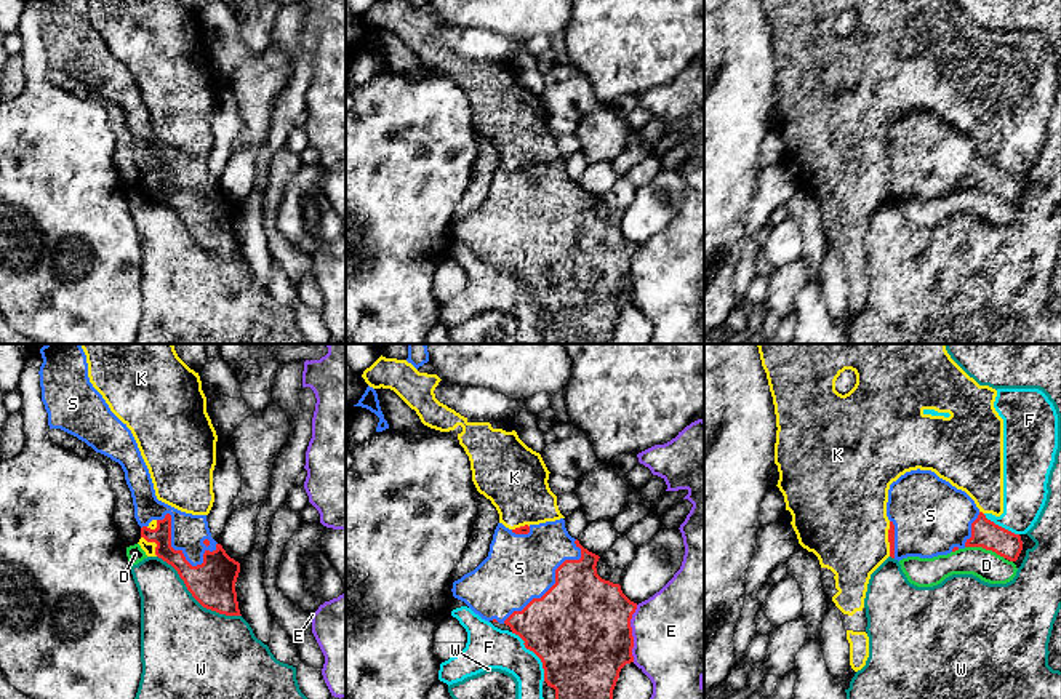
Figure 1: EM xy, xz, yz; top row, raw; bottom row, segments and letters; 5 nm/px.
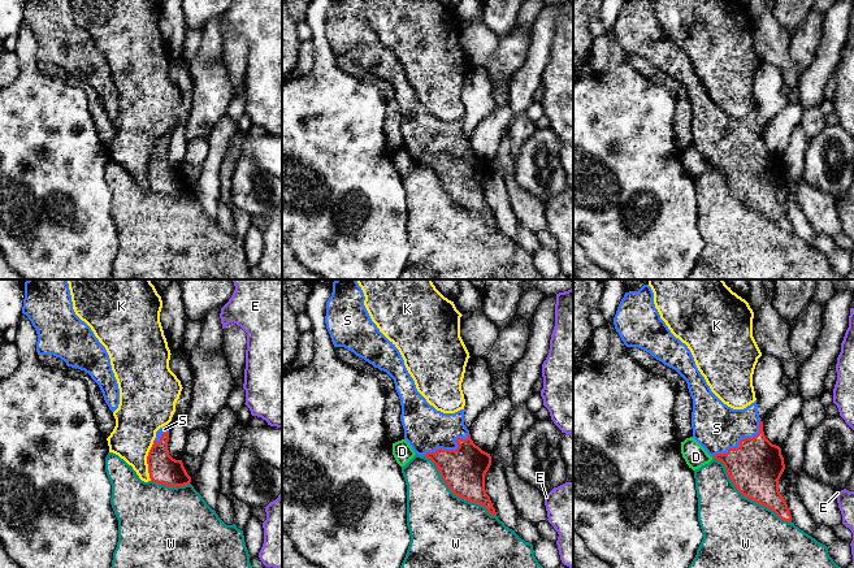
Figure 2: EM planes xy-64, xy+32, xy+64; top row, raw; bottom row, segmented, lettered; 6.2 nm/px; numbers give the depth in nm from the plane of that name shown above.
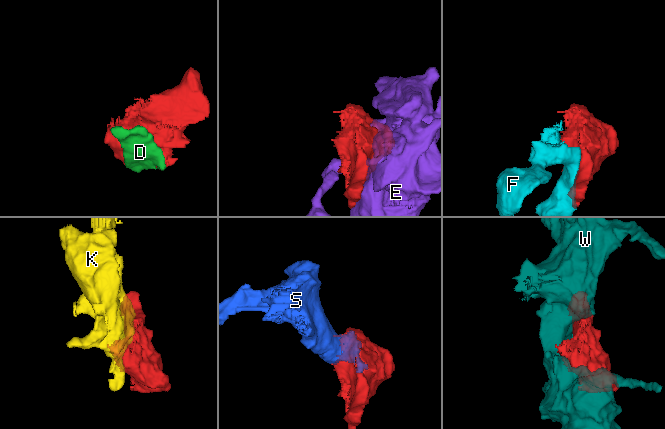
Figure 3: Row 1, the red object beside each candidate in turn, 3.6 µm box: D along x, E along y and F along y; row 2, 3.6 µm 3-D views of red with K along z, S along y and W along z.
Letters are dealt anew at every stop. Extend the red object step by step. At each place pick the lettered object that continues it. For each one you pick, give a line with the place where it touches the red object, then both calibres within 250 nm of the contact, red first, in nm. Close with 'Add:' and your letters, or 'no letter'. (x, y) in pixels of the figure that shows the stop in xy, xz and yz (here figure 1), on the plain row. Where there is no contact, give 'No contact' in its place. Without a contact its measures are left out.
S: Touches red at xy (176, 192). Thickness 220 nm (red) against 180 nm
Add: S

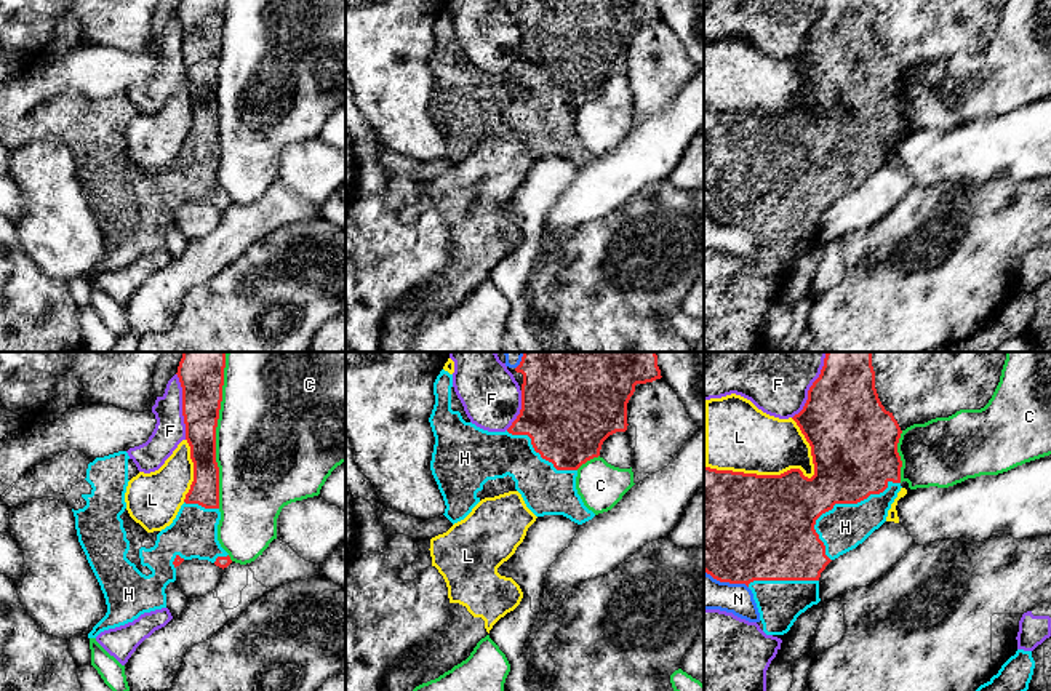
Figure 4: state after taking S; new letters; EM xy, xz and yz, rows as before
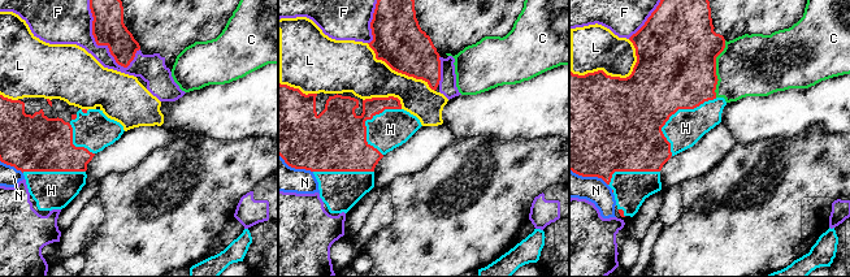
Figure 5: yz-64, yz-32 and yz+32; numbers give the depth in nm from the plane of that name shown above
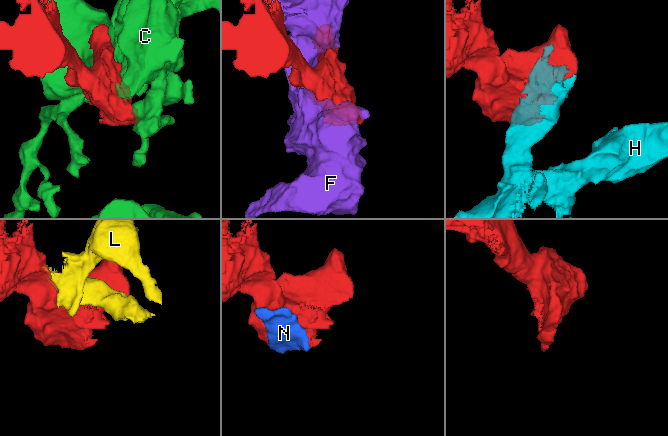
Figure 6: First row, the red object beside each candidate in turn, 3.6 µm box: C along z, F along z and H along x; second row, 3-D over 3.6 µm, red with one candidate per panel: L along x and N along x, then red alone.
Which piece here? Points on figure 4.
H: Touches red at yz (839, 144). Thickness 420 nm (red) against 220 nm
Add: H

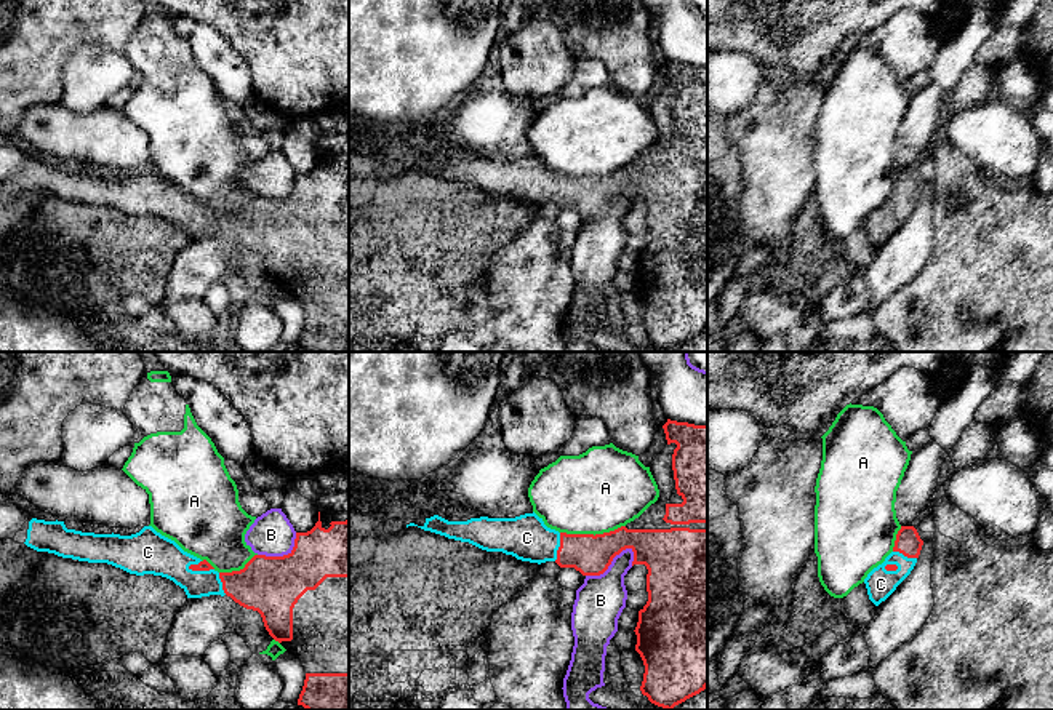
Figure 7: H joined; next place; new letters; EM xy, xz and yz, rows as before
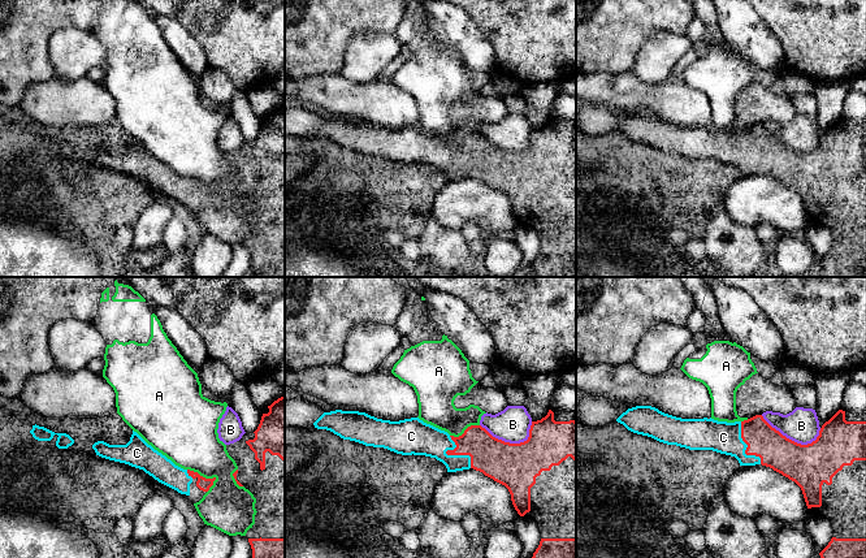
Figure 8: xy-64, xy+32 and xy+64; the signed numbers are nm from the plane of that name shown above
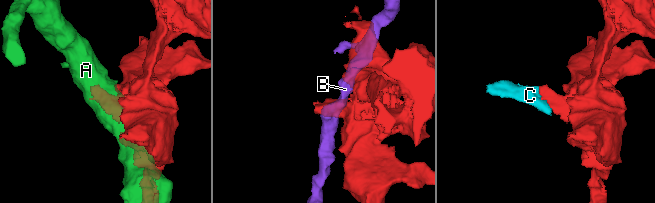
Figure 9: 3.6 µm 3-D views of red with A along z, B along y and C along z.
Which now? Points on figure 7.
C: Touches red at xy (200, 211). Thickness 50 nm (red) against 200 nm
Add: C

